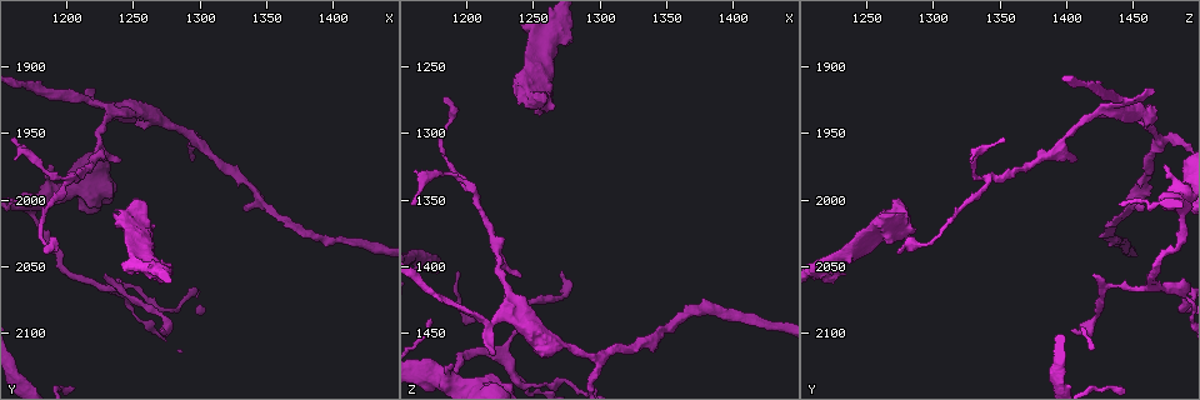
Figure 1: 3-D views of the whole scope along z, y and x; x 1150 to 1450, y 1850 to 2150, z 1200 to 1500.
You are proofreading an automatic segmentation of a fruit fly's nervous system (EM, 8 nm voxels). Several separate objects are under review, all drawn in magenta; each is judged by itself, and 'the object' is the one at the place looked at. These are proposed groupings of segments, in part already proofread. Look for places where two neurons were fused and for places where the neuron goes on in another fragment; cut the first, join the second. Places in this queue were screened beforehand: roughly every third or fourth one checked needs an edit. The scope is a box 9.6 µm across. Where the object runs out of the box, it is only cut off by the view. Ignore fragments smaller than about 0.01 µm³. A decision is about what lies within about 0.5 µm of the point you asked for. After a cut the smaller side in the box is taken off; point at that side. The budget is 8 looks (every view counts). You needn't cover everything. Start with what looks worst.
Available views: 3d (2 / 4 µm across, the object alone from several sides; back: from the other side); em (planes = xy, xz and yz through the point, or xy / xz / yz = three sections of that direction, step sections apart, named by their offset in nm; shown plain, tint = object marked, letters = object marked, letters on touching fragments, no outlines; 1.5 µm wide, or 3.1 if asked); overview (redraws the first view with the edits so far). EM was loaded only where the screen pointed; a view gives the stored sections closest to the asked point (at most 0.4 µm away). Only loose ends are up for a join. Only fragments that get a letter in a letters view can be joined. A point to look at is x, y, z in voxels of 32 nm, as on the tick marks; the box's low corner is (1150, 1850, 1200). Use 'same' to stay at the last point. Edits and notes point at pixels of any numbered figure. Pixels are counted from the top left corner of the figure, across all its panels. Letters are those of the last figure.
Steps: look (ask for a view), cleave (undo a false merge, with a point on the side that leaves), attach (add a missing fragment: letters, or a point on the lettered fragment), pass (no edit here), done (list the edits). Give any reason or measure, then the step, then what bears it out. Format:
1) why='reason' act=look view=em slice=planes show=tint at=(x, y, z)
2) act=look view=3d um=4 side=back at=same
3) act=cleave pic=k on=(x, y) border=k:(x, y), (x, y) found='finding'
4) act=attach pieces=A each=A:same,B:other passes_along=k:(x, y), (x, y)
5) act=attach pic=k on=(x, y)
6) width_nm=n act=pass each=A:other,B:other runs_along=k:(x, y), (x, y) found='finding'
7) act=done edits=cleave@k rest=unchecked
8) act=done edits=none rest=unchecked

why='branch stops here' act=look view=3d um=4 at=(1242, 2046, 1218)

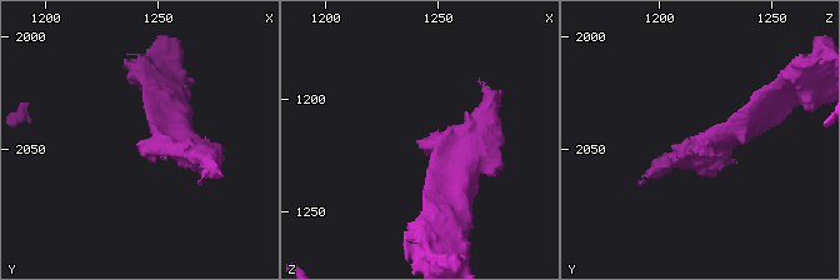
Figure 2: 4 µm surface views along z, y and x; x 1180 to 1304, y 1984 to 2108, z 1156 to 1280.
act=look view=em slice=yz step=4 show=tint at=(1240, 2047, 1218)

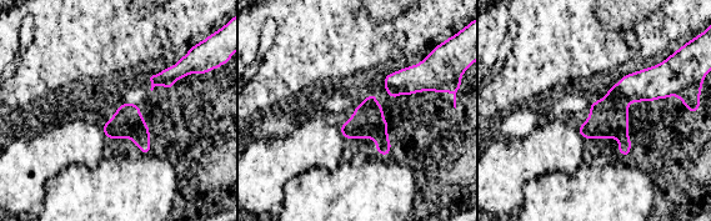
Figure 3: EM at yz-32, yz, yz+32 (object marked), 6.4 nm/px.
why='cut it another way' act=look view=em slice=planes show=letters at=same

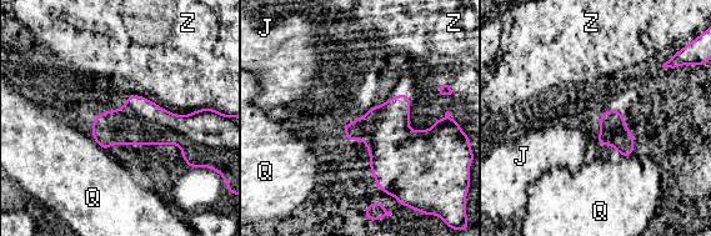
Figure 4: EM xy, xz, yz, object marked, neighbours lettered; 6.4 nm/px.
act=pass each=J:other,Q:other,Z:other border=4:(108, 110), (139, 94), (170, 113) found='no lettered fragment goes on from it'

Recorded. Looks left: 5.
why='free end' act=look view=em slice=planes show=letters at=(1334, 2008, 1460)

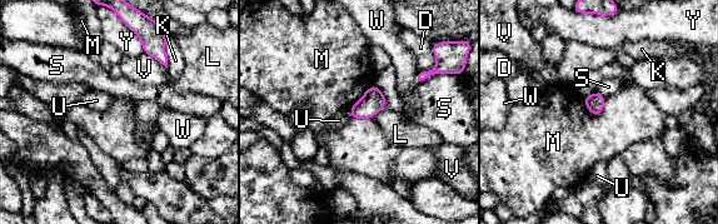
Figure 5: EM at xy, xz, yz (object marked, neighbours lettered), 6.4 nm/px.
act=pass each=D:other,K:other,L:other,M:other,S:other,U:other,V:other,W:other,Y:other found='none of them fits'

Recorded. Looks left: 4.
why='branch stops here' act=look view=em slice=xz step=8 show=tint at=(1240, 1972, 1406)

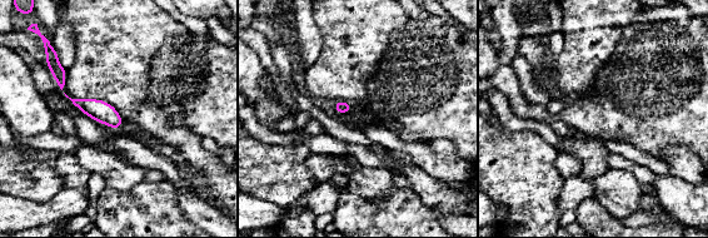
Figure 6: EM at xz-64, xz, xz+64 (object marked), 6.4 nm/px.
act=look view=em slice=planes show=letters at=same

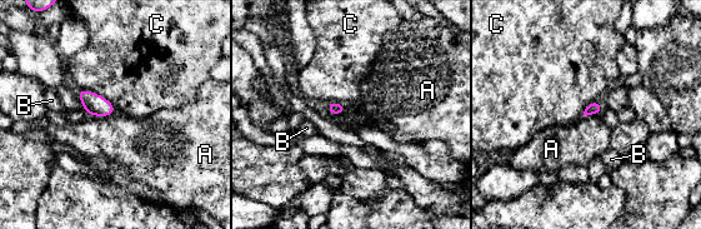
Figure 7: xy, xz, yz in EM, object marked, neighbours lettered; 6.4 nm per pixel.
act=pass each=A:other,B:other,C:other found='none of them fits'

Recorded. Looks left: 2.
act=done edits=none rest=unchecked

